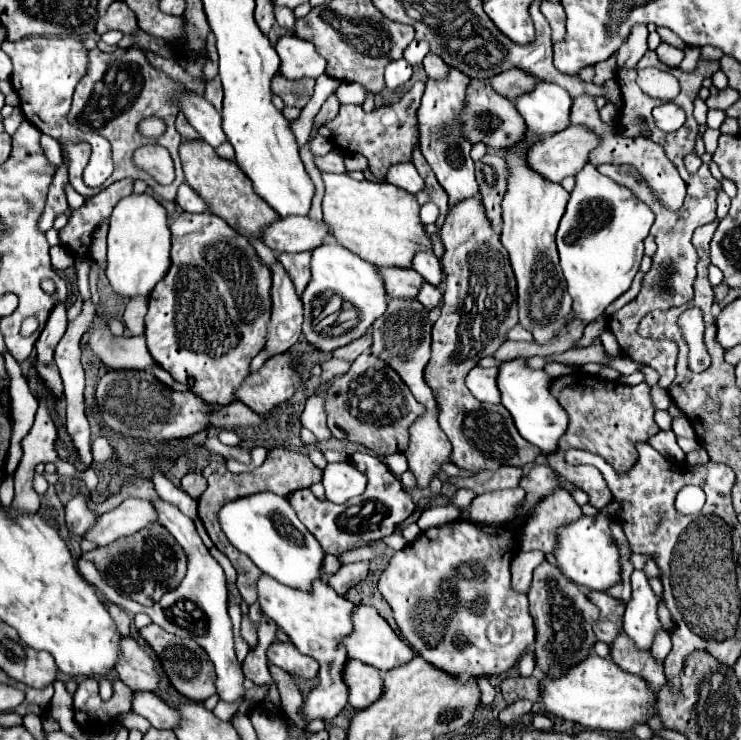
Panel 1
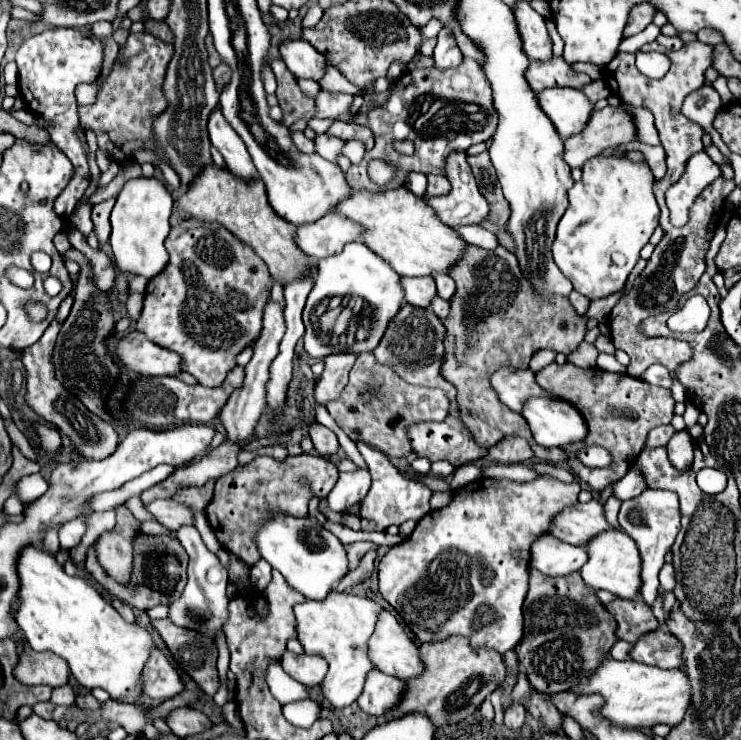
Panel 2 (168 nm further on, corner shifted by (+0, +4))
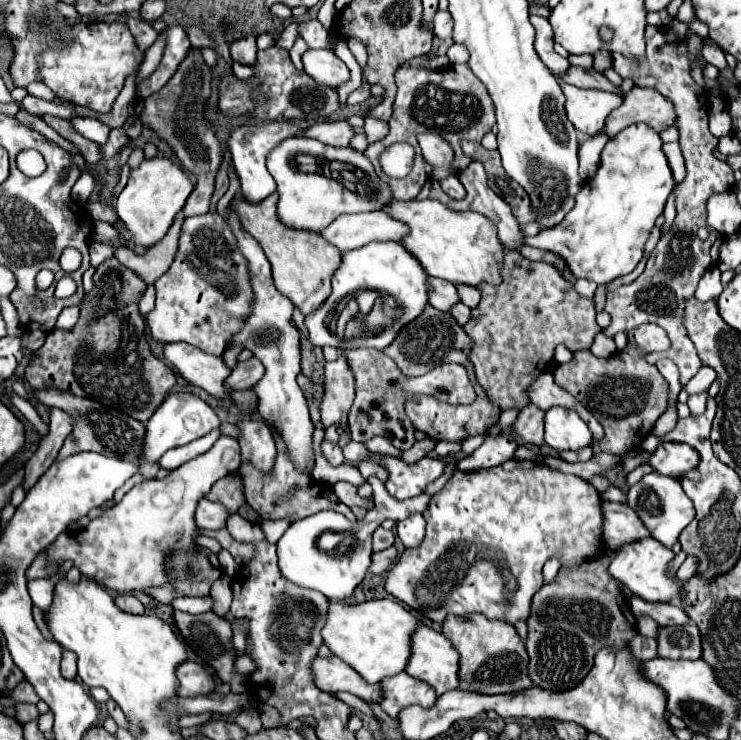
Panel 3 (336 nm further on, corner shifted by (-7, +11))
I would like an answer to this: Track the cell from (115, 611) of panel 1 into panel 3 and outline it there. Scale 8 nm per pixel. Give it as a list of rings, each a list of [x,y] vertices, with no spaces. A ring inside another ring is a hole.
[[[116,595],[116,605],[118,609],[122,609],[124,613],[134,613],[134,615],[142,615],[144,613],[144,605],[134,597],[134,595]]]

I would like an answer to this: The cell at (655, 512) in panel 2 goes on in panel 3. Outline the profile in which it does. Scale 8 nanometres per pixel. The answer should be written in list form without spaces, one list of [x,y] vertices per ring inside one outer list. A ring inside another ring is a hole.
[[[660,473],[644,475],[636,485],[632,485],[628,489],[628,505],[634,511],[638,511],[640,519],[646,523],[652,537],[666,547],[672,547],[678,541],[680,531],[694,519],[692,501],[684,493],[680,481],[674,477],[662,477]]]

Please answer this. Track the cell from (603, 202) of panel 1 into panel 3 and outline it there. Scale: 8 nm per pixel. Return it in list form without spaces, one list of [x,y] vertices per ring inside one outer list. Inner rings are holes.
[[[646,123],[630,125],[606,143],[596,175],[584,183],[576,195],[574,209],[562,223],[536,237],[526,237],[526,243],[562,255],[576,277],[590,279],[598,285],[608,283],[638,265],[650,229],[662,213],[674,185],[676,181],[662,153],[658,131]]]

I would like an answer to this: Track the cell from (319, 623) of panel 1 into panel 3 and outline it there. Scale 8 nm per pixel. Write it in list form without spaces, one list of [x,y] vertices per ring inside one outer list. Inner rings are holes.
[[[382,599],[366,601],[360,605],[344,605],[332,601],[322,637],[324,645],[328,645],[336,657],[362,673],[368,683],[378,683],[406,669],[410,659],[410,637],[418,625],[420,621],[398,601]]]

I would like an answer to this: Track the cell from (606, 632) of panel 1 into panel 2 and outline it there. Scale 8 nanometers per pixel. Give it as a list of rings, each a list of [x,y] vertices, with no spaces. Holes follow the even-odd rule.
[[[615,598],[611,604],[607,604],[607,610],[617,622],[615,636],[625,642],[635,642],[641,634],[655,630],[659,624],[653,618],[653,612],[643,600],[625,600],[625,598]]]

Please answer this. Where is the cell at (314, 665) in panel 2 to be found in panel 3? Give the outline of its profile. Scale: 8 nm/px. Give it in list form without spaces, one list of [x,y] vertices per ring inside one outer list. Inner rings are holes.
[[[316,657],[312,663],[314,669],[314,679],[316,685],[322,691],[328,693],[338,693],[338,691],[348,691],[360,699],[364,699],[366,703],[374,703],[378,705],[382,699],[382,685],[370,685],[366,681],[362,681],[362,677],[350,669],[350,665],[346,665],[340,657]]]

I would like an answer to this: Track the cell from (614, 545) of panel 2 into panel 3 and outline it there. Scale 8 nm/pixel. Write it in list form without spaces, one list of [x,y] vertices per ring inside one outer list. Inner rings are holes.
[[[640,539],[634,543],[628,543],[616,551],[614,561],[610,563],[610,575],[616,577],[622,585],[626,585],[634,595],[646,599],[646,601],[660,601],[660,603],[670,603],[670,601],[682,601],[682,583],[668,575],[668,565],[674,559],[674,551],[666,549],[662,543],[656,539]]]

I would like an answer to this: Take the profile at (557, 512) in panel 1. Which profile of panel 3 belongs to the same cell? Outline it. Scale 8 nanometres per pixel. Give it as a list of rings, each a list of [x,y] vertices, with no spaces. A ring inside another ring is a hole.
[[[604,503],[604,529],[602,539],[608,549],[618,549],[630,541],[640,541],[642,537],[650,537],[646,525],[634,509],[622,503]]]

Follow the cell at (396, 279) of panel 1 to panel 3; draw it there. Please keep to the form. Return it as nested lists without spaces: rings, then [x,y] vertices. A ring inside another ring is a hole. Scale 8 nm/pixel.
[[[430,277],[430,285],[432,285],[432,291],[430,291],[430,305],[432,305],[434,309],[448,313],[450,307],[460,301],[458,289],[456,289],[452,283]]]

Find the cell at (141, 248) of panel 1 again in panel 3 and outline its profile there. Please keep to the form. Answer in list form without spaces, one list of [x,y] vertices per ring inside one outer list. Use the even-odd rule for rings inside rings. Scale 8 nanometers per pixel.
[[[152,157],[144,159],[138,169],[130,171],[128,185],[116,199],[116,211],[124,227],[128,229],[132,241],[142,247],[152,247],[166,235],[168,227],[174,221],[174,215],[182,209],[186,203],[186,197],[190,197],[194,189],[194,183],[190,181],[188,173],[168,157]]]

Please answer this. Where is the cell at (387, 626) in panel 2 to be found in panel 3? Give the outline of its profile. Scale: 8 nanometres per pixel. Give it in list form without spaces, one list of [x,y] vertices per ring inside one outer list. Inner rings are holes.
[[[420,625],[412,635],[412,657],[406,673],[426,681],[438,695],[458,689],[458,651],[442,633]]]

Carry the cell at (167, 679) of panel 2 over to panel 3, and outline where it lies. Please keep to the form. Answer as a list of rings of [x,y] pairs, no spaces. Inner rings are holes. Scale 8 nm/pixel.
[[[186,661],[176,671],[178,671],[178,681],[180,681],[178,695],[182,697],[198,697],[202,693],[214,691],[216,687],[212,673],[202,663]]]

